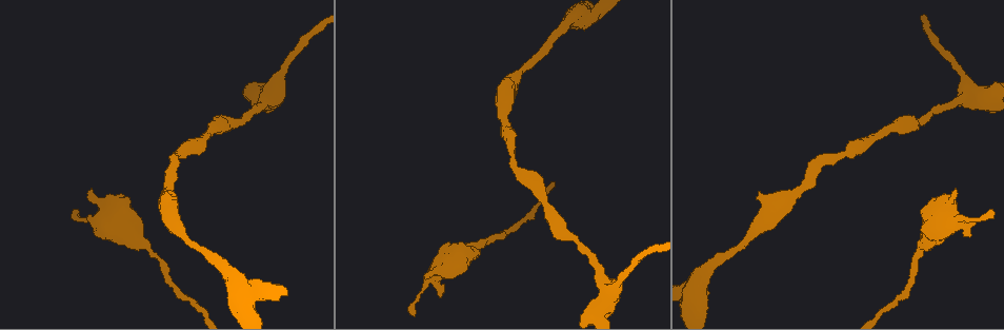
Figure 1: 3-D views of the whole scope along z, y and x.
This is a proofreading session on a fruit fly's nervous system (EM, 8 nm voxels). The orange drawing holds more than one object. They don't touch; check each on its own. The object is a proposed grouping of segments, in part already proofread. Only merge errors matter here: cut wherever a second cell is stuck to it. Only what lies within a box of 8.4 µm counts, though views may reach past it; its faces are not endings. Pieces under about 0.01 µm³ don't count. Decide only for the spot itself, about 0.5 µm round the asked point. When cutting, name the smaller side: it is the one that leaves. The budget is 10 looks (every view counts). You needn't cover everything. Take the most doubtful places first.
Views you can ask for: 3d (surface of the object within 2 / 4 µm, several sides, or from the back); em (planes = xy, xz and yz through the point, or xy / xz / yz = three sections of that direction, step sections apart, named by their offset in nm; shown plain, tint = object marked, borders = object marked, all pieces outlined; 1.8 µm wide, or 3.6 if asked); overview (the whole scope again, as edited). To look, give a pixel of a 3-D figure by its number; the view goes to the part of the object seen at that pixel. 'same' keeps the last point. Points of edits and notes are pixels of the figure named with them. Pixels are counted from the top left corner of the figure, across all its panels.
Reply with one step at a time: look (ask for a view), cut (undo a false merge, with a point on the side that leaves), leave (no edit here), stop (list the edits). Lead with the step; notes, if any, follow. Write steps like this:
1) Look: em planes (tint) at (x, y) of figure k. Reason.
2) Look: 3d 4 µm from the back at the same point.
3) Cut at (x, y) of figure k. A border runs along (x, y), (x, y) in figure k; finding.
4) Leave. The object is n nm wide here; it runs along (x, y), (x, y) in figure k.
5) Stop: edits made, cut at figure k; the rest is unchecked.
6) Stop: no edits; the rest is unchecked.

Look: em 3.6 µm planes (tint) at (569, 18) of figure 1. Three arms meet.

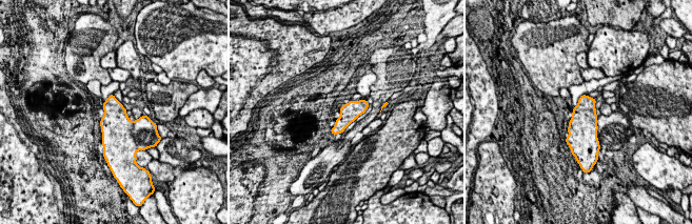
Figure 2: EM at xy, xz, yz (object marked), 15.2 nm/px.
Cut at (144, 131) of figure 2. A border runs along (132, 122), (132, 136), (135, 141) in figure 2; two cells meet here.

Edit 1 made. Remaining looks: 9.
Look: em planes (tint) at (234, 121) of figure 1. Sudden change in width.

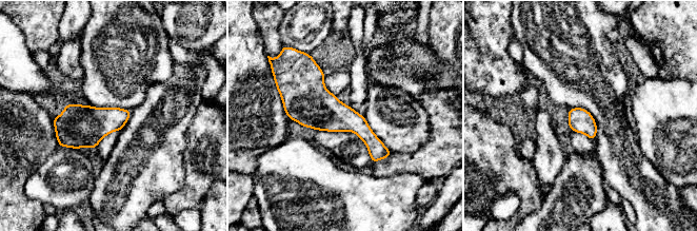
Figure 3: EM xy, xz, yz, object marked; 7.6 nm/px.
Leave. The object is 190 nm wide here; it runs along (286, 96), (352, 120), (387, 153) in figure 3; continuous, no second cell.

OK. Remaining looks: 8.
Look: 3d 4 µm at (105, 223) of figure 1.

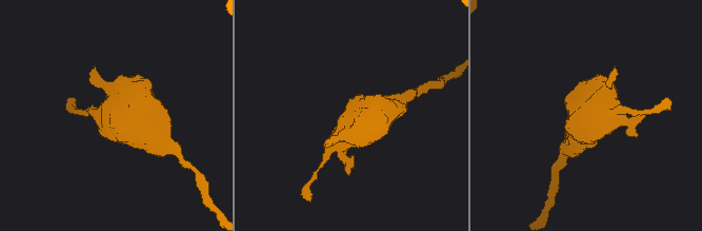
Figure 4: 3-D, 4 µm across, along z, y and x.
Look: em xz step 4 (tint) at (346, 131) of figure 4. Shape alone is not enough.

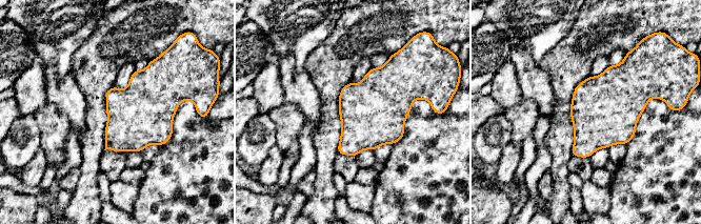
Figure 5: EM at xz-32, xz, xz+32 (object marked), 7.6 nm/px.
Leave. All the same cell.

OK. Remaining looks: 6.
Look: 3d 2 µm at (511, 149) of figure 1.

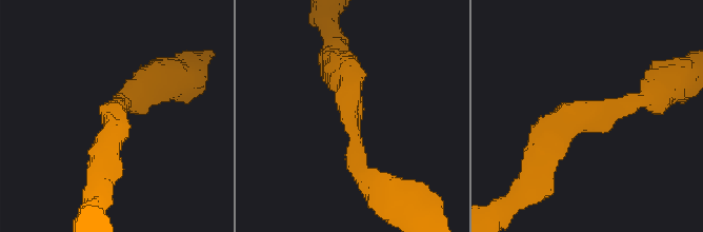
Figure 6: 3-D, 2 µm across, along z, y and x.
Look: em xy step 16 (tint) at (114, 103) of figure 6. The arms are 280, 340 nm wide; need the tissue.

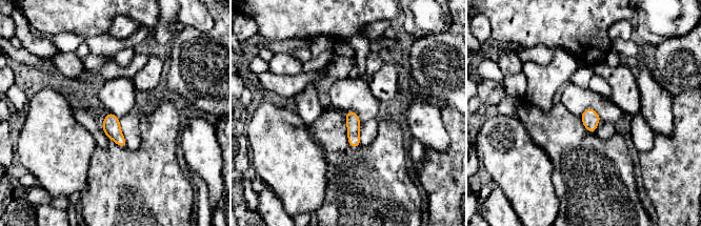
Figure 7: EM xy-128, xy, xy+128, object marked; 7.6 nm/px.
Look: em planes (tint) at the same point.

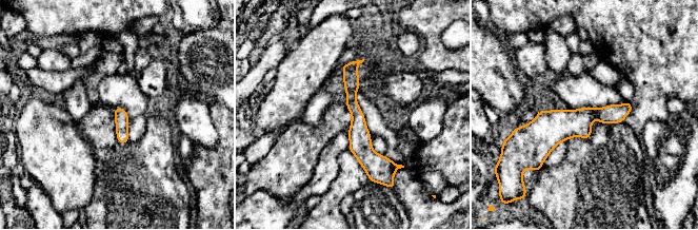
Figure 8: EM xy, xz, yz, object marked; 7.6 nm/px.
Leave. The object is 110 nm wide here; it runs along (352, 64), (359, 141), (375, 171) in figure 8; continuous, no second cell.

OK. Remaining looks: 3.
Stop: edits made, cut at figure 2; the rest is unchecked.

